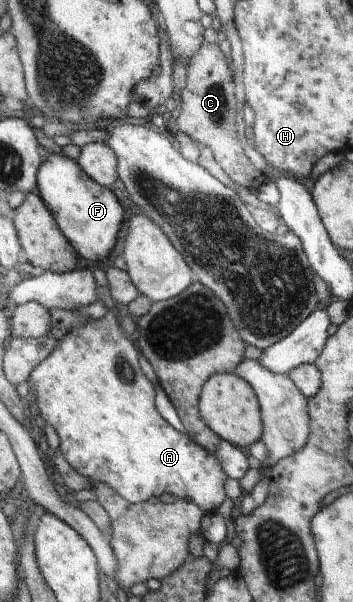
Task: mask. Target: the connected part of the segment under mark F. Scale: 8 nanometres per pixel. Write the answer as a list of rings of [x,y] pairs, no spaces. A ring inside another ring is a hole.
[[[64,153],[47,155],[37,173],[36,189],[79,257],[100,261],[112,251],[124,221],[124,208],[113,190],[90,179],[78,162]]]

